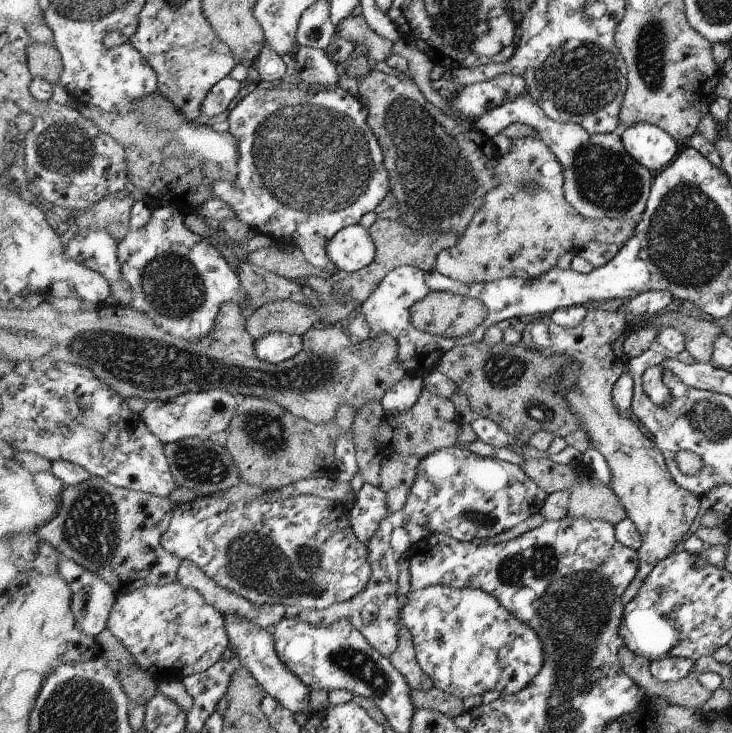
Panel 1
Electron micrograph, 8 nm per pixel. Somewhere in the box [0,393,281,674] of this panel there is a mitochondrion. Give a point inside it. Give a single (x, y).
(90, 527)

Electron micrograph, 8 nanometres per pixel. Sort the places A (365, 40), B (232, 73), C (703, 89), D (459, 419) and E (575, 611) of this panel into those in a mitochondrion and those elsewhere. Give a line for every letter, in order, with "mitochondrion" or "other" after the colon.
A: other
B: other
C: other
D: other
E: mitochondrion

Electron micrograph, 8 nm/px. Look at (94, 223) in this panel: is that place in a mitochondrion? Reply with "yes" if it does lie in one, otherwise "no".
no

